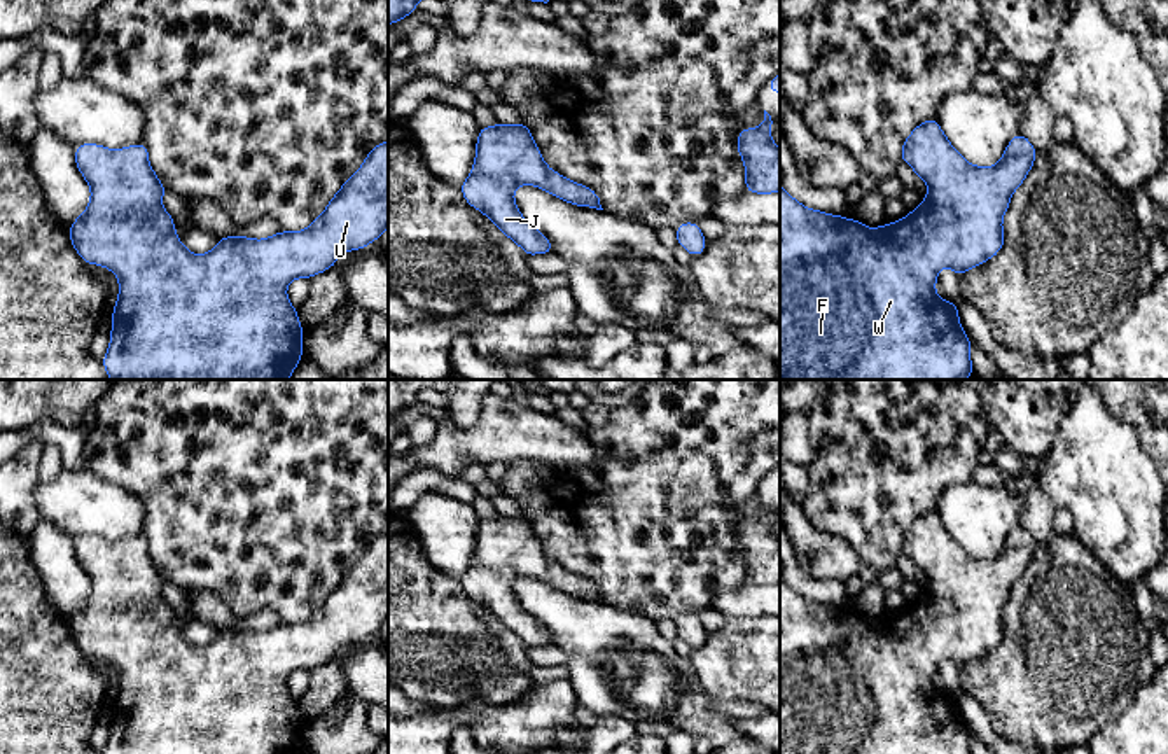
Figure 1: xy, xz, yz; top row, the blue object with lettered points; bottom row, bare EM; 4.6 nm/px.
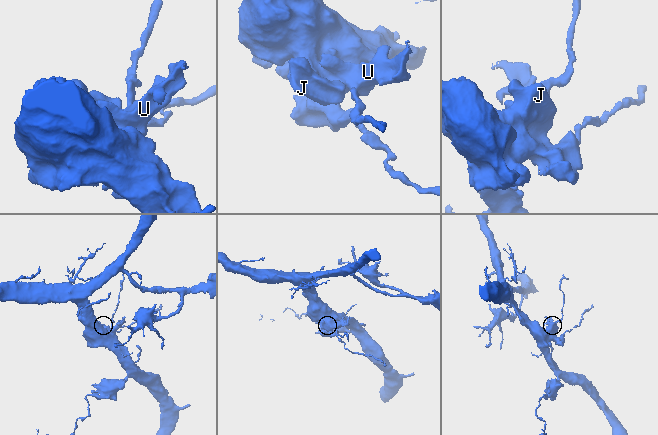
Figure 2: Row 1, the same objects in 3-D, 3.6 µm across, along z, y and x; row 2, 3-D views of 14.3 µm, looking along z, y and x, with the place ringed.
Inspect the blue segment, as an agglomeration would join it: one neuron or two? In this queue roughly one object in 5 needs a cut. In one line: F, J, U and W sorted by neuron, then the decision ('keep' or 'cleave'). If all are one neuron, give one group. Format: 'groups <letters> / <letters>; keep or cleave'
groups F J U W; keep

